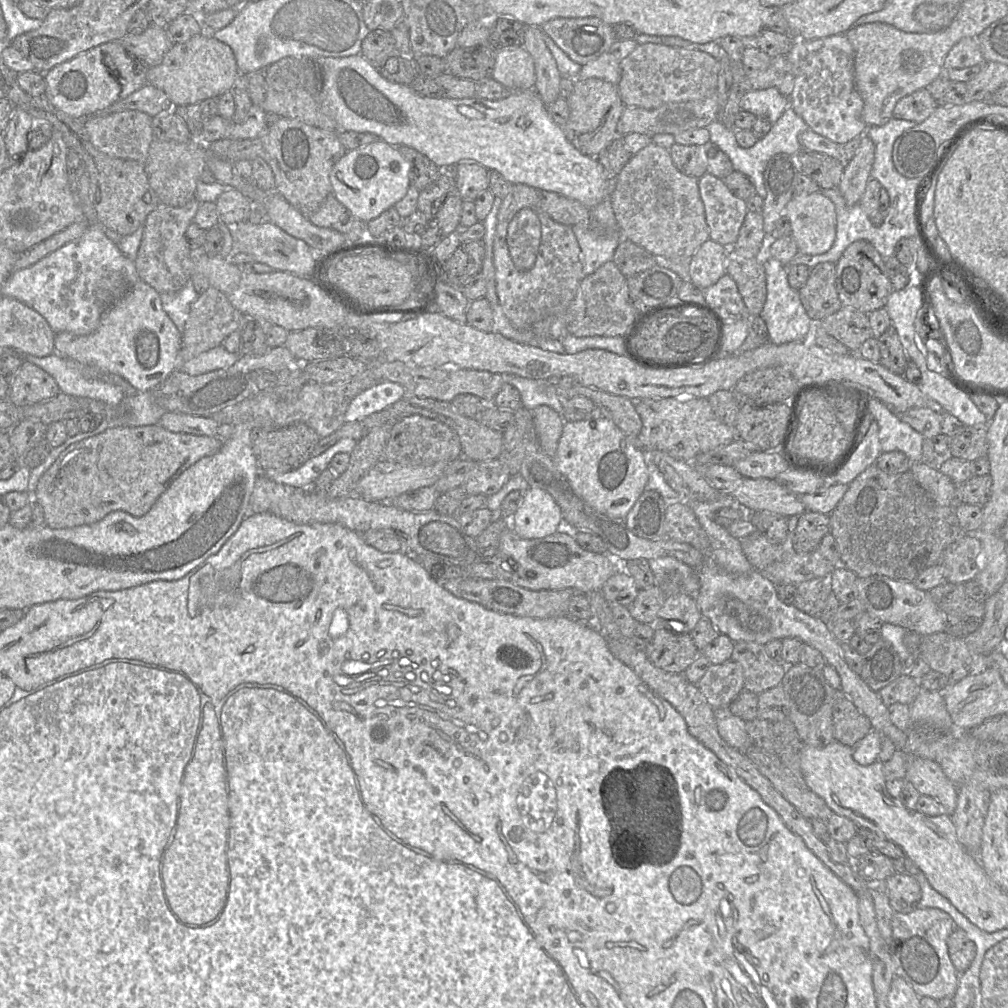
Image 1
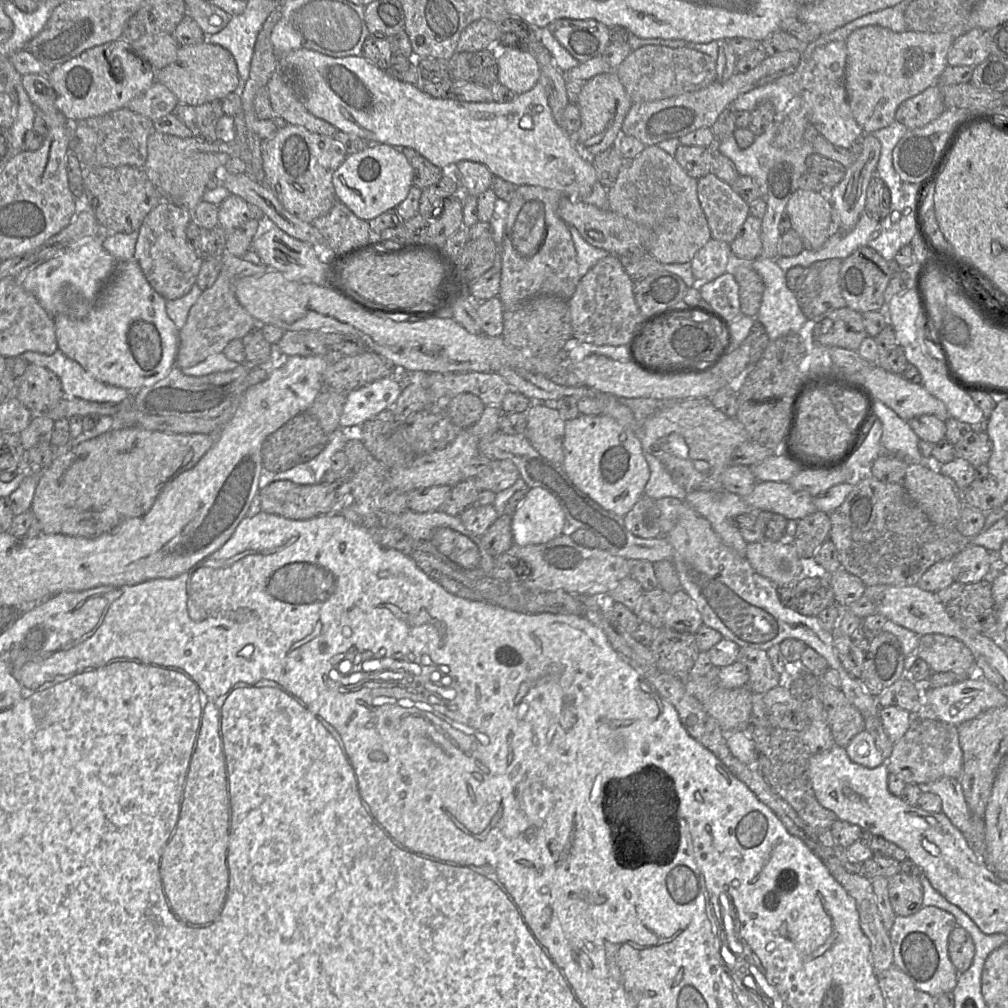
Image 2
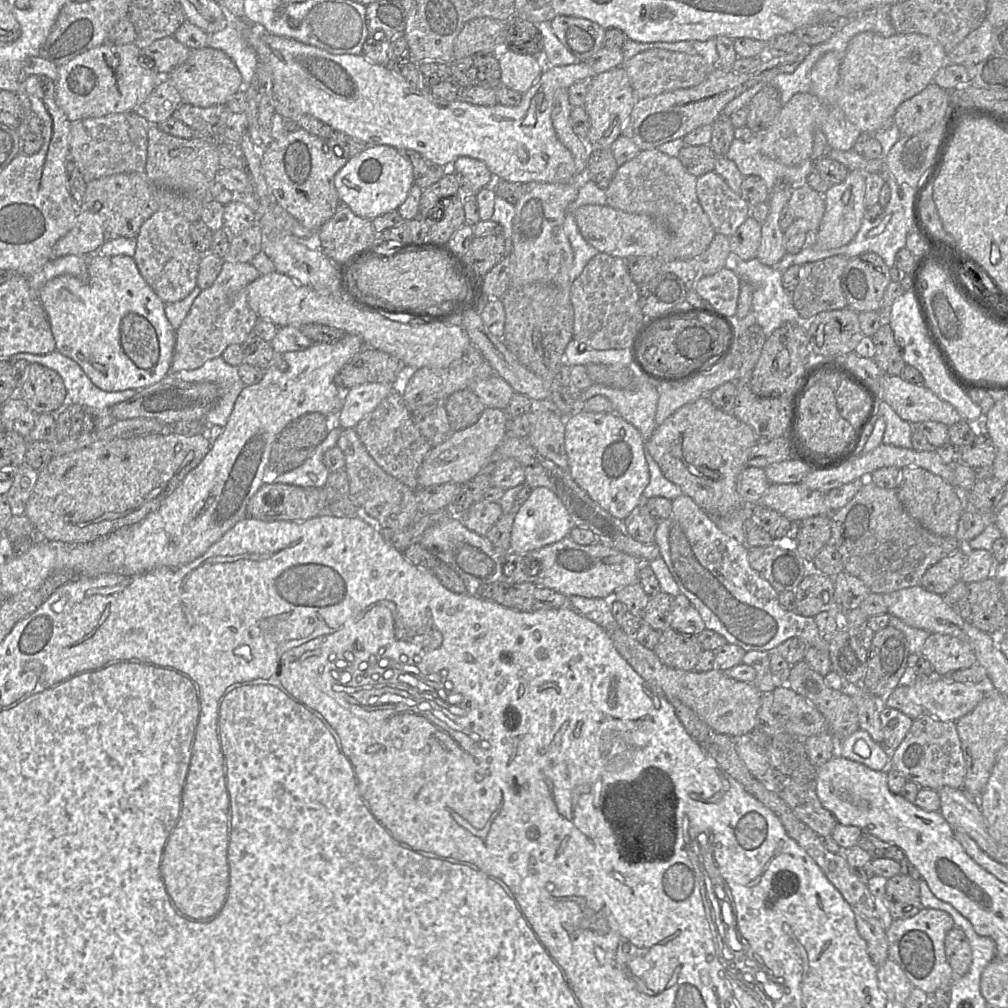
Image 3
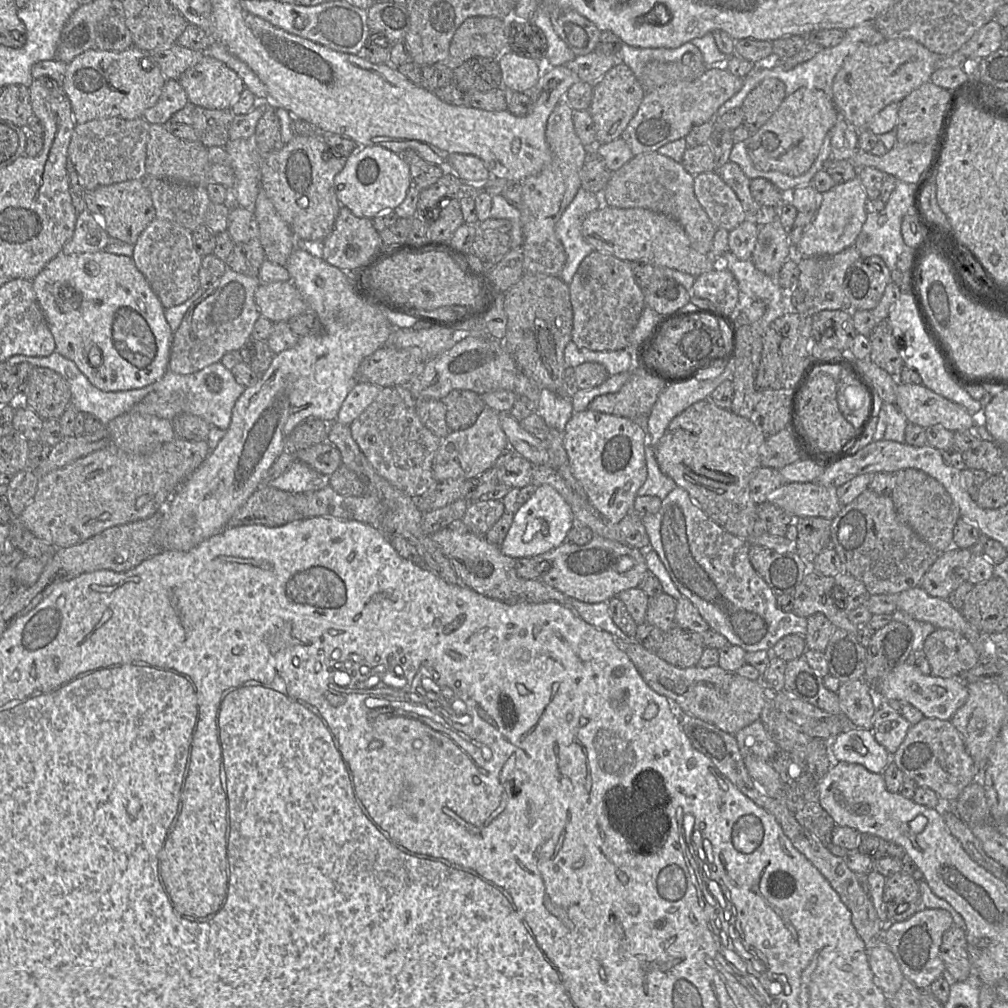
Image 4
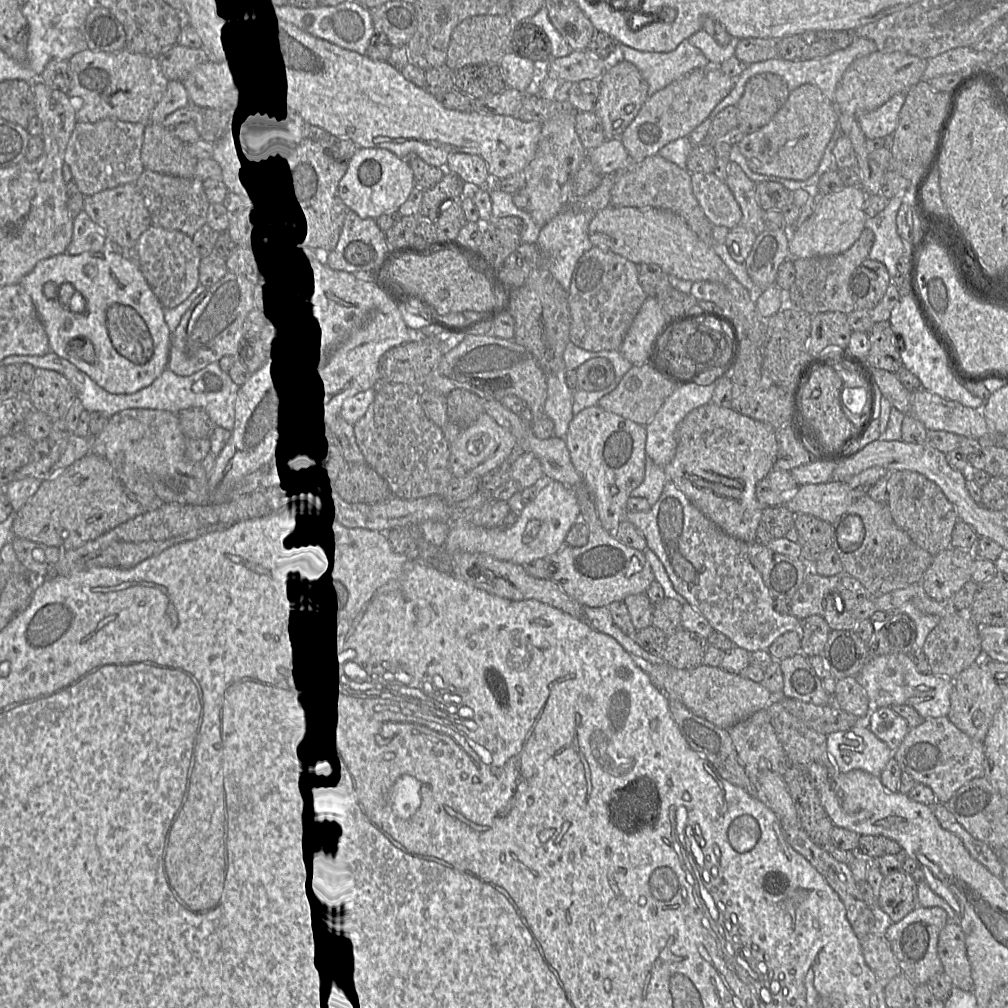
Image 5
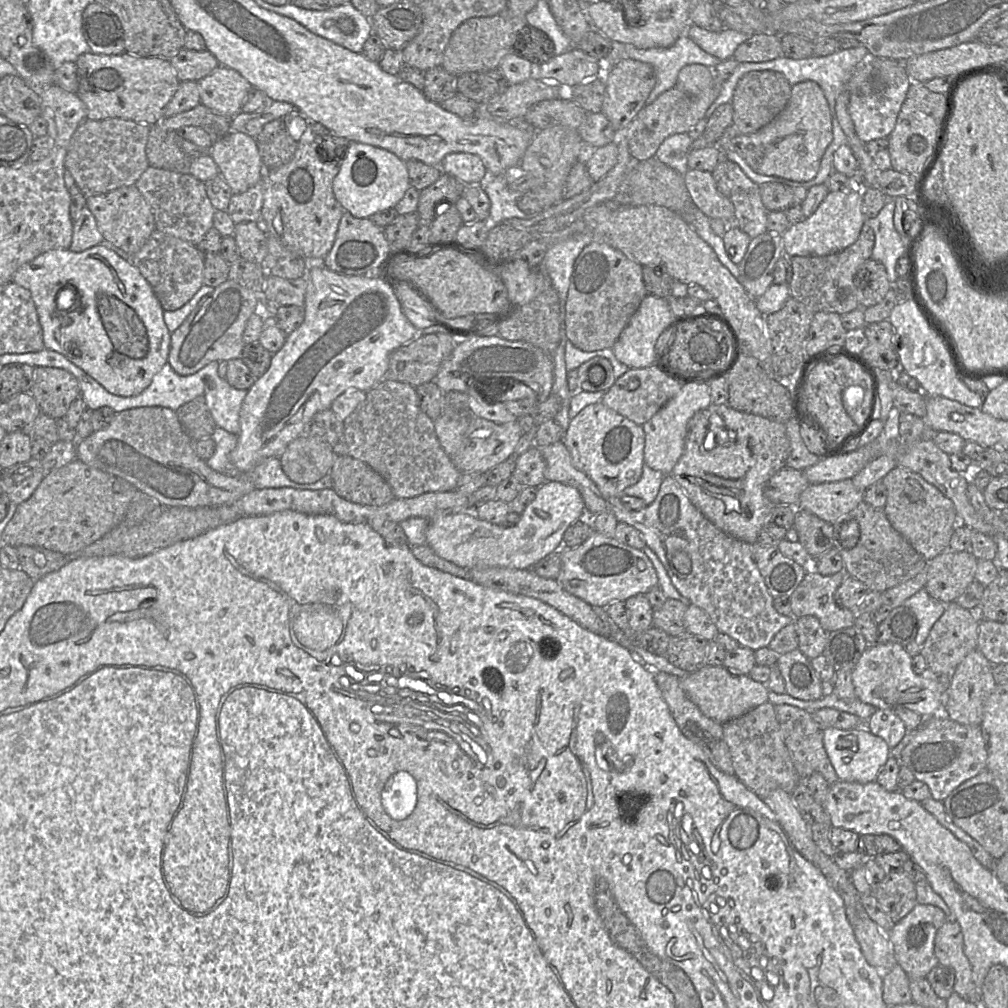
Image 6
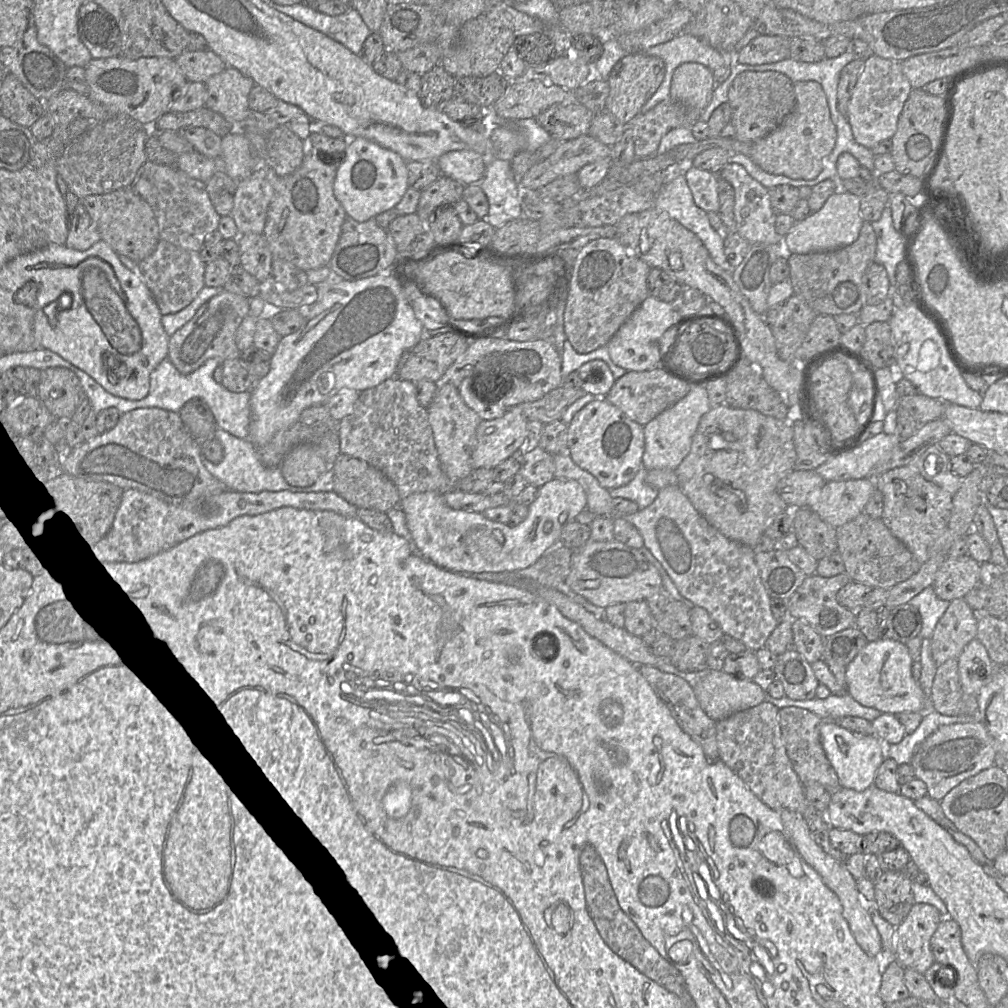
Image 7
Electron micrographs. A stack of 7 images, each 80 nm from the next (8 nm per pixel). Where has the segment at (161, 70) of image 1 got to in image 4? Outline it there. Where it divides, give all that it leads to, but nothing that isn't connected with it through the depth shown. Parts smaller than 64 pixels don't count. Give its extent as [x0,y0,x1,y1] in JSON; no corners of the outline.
[178,55,246,109]

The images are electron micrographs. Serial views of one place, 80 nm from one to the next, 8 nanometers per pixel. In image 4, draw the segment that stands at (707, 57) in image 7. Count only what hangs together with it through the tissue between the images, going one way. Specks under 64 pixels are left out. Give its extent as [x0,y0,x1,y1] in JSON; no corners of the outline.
[618,42,703,81]

